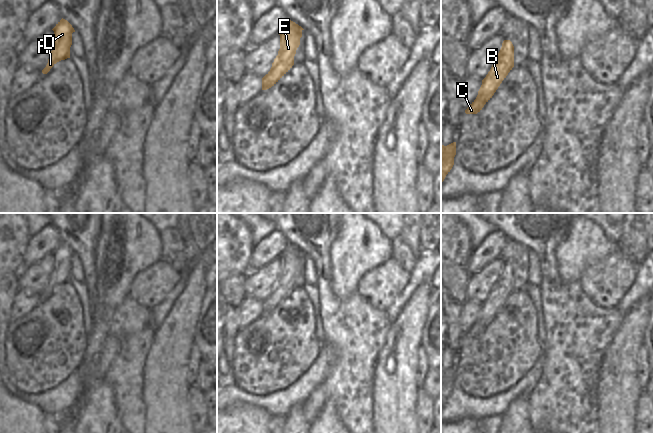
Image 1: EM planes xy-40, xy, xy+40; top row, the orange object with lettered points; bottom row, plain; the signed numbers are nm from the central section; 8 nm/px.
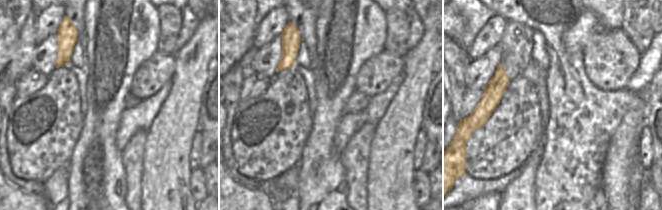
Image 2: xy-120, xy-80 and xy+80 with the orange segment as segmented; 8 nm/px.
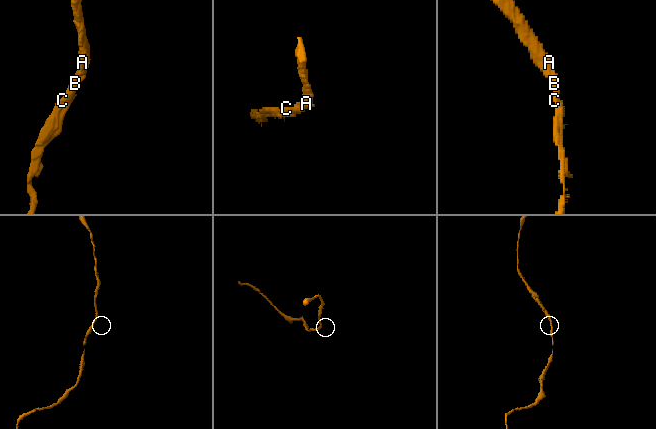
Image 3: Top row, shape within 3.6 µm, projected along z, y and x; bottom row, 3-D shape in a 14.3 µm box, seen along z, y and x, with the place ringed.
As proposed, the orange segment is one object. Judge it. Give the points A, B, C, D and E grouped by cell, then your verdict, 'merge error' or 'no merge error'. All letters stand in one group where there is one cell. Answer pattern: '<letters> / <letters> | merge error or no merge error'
A B C D E | no merge error

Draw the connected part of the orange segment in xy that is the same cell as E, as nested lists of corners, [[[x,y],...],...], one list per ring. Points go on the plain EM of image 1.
[[[288,244],[288,247],[278,257],[280,259],[280,273],[270,295],[262,302],[262,314],[274,310],[292,292],[303,254],[301,250]]]

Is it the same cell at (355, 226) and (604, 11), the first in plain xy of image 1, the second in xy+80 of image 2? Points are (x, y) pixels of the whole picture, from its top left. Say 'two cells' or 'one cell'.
two cells

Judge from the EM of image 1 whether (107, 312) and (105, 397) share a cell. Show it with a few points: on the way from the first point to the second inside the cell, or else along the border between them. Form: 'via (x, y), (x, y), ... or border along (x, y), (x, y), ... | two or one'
via (99, 333), (85, 364), (86, 376) | one

